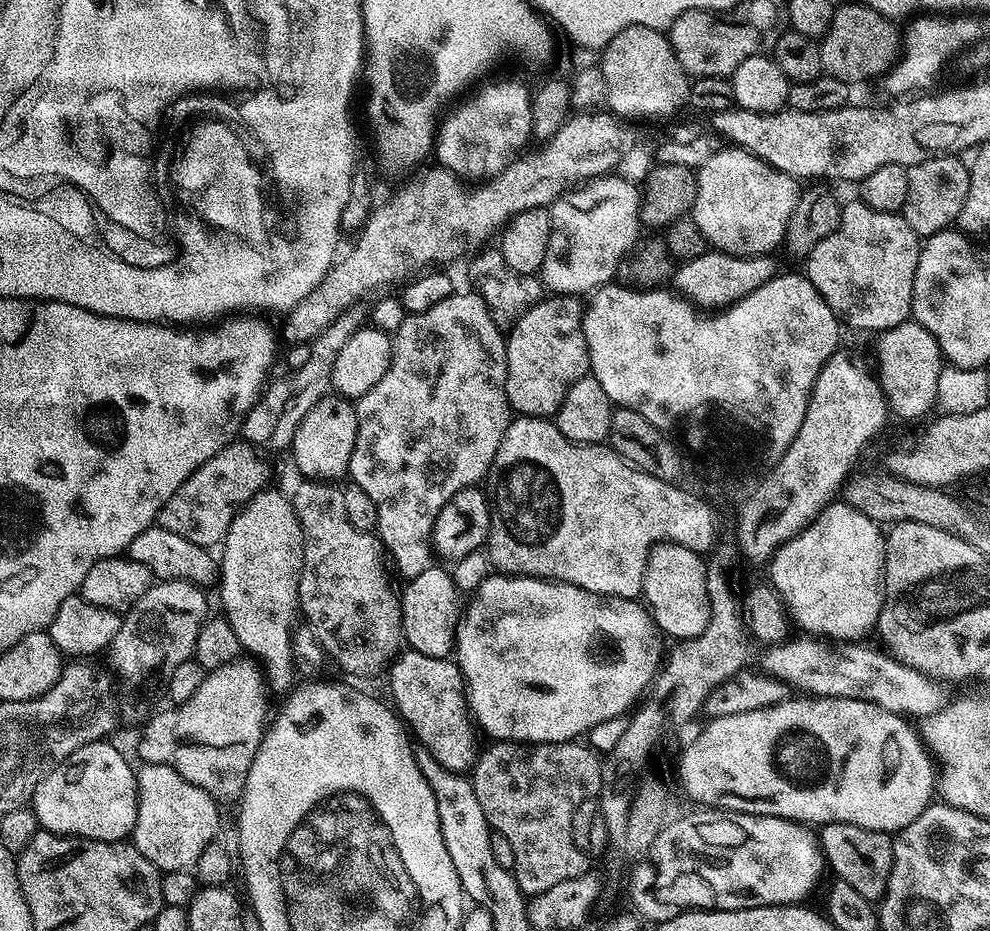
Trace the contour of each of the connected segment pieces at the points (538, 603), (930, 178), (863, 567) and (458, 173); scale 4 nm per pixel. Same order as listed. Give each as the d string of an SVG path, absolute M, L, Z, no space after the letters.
M492 575L496 576L486 577L477 586L472 601L469 604L467 601L458 625L454 645L454 659L460 666L460 673L464 676L464 687L468 693L470 711L483 735L485 732L486 735L492 736L488 738L496 742L514 740L522 744L557 744L567 740L576 740L583 737L580 736L583 732L588 732L591 728L596 728L599 724L614 719L615 716L622 715L623 717L649 691L652 681L656 678L656 673L662 667L662 652L660 656L662 633L653 622L651 612L639 599L627 600L617 596L599 596L573 584L539 580L536 576Z
M956 154L929 156L921 164L913 164L908 169L909 189L906 190L906 206L902 215L910 230L914 230L921 238L927 238L936 232L951 229L959 221L970 186L968 170L969 167Z
M833 502L824 507L794 538L790 538L772 555L767 565L772 575L771 587L780 595L791 623L805 628L805 633L833 642L860 642L868 631L880 622L884 605L884 542L886 536L881 525L866 518L854 506Z
M514 80L487 84L483 85L485 88L477 96L469 95L465 104L457 103L443 117L434 141L434 156L440 159L437 160L439 167L464 182L491 180L521 155L520 147L530 140L532 97L529 89L524 89Z

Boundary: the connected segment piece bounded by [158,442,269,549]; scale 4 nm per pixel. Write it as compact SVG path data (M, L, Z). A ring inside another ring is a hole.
M233 442L218 450L214 458L198 466L198 470L194 470L194 474L190 474L174 494L170 494L158 517L159 527L203 548L219 545L240 509L269 487L268 464L259 455L263 456L247 442Z

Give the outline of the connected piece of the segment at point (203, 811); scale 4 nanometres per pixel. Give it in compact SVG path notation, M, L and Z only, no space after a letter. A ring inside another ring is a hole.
M144 764L136 772L136 825L130 837L131 843L161 873L191 869L198 862L198 854L206 850L211 840L217 839L220 828L220 812L217 801L212 799L206 790L186 782L170 766L165 764Z

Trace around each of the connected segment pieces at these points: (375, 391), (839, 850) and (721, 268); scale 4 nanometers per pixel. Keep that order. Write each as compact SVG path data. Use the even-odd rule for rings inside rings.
M456 290L451 296L442 298L438 306L430 306L430 310L405 315L402 326L398 326L398 330L392 336L392 357L386 374L382 374L378 386L370 386L370 390L366 390L366 394L362 394L359 400L355 401L354 407L358 418L358 434L354 438L354 450L350 454L348 476L351 483L360 486L377 507L377 524L374 532L383 544L384 551L390 557L394 568L396 563L397 570L404 575L404 578L417 576L422 574L422 570L433 567L434 552L430 547L430 537L442 506L446 506L446 502L450 502L450 498L458 494L458 490L479 485L487 477L488 467L491 466L494 454L510 423L506 394L506 336L490 318L490 312L480 293L475 290L469 292Z
M826 824L819 829L818 839L824 850L827 867L836 871L836 880L854 886L862 898L873 902L883 900L892 869L893 837L889 833L849 824Z
M709 250L698 258L683 261L673 271L671 287L680 296L700 310L723 310L737 304L746 294L758 290L766 282L773 280L778 268L771 255L766 256L730 256L725 252Z

